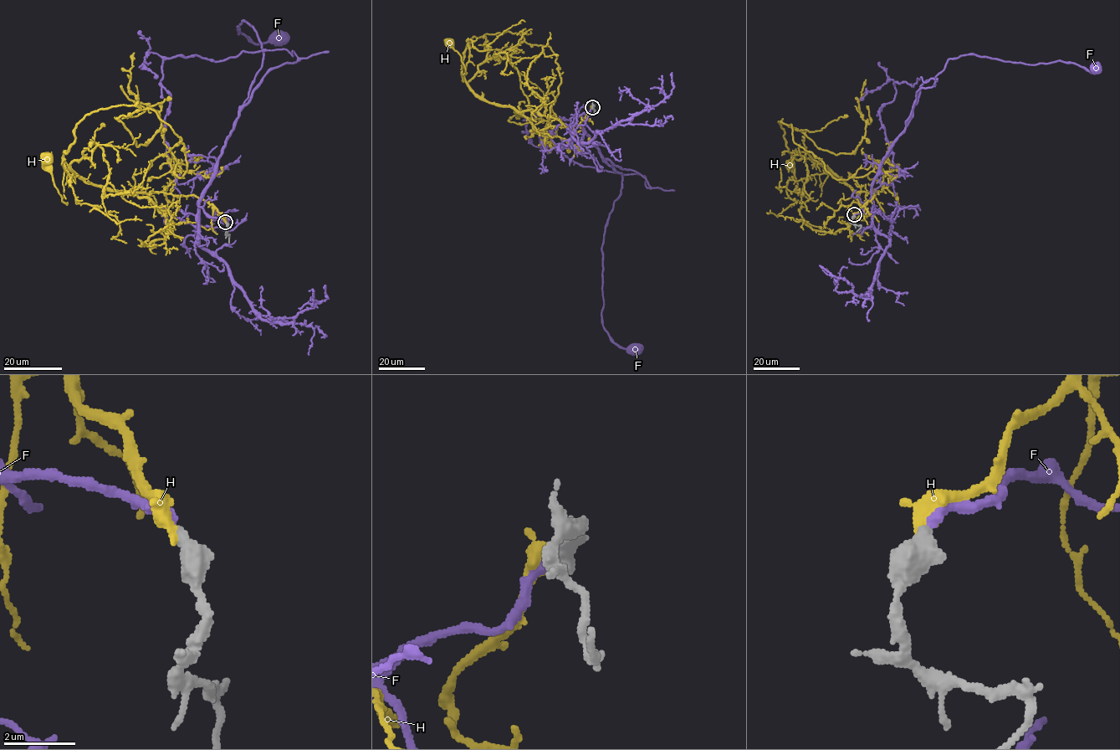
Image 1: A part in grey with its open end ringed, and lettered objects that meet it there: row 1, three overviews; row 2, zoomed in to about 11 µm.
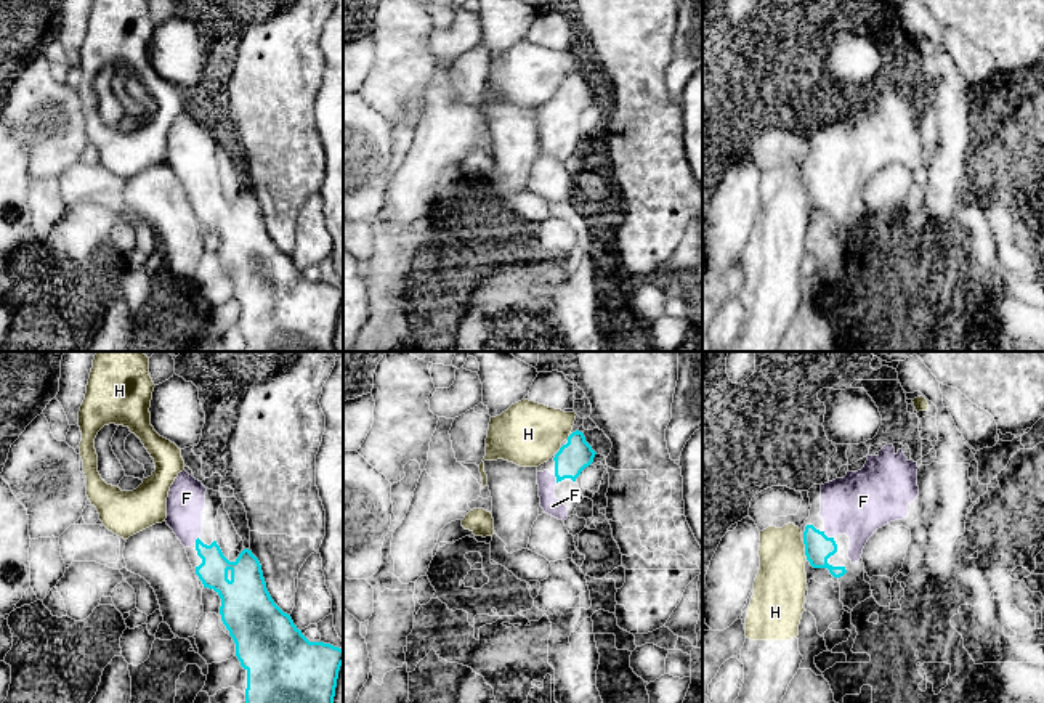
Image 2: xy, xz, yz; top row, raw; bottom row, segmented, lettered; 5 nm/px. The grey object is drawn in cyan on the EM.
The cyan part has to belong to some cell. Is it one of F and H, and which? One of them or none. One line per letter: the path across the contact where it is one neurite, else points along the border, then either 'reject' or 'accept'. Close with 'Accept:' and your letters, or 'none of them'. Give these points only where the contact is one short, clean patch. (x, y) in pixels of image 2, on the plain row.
F: across yz (818, 188), (826, 177), (860, 143) | accept
H: along yz (802, 182), (807, 199) | reject
Accept: F

